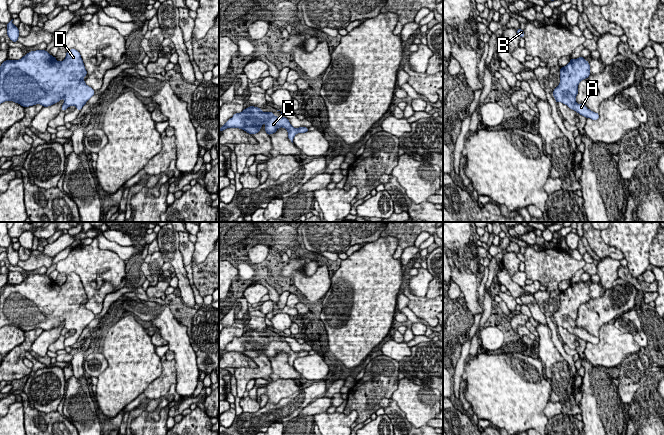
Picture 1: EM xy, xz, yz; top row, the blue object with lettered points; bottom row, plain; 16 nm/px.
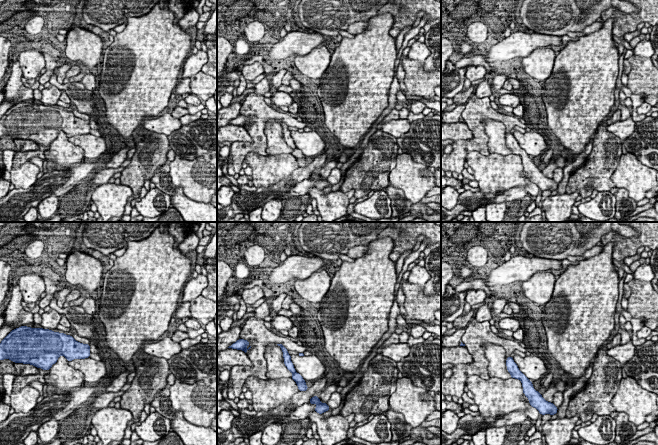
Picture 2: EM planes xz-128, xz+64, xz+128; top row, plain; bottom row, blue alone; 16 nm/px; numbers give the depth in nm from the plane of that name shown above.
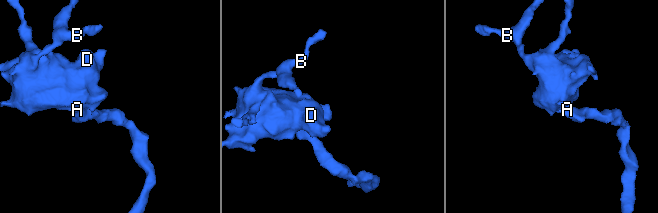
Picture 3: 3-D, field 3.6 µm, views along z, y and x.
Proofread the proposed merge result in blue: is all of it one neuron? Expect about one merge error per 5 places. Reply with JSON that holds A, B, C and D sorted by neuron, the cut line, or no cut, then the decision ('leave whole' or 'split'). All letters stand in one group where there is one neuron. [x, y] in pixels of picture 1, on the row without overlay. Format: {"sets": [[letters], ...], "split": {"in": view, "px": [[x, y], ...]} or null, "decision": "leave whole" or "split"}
{"sets": [["A", "B", "C", "D"]], "split": null, "decision": "leave whole"}

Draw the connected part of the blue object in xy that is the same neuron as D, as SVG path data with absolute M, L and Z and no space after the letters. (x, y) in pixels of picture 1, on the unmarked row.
M76 273L66 276L66 281L61 286L46 274L28 276L20 284L6 284L0 289L0 328L13 325L24 332L36 328L48 331L63 322L61 335L65 335L72 329L80 335L95 318L95 315L83 304L86 299L83 284Z

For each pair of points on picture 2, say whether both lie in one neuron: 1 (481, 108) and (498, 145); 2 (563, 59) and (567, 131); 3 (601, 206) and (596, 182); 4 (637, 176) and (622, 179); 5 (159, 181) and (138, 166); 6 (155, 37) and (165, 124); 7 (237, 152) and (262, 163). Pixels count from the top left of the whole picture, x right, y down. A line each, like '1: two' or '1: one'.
1: two
2: one
3: two
4: one
5: two
6: two
7: two

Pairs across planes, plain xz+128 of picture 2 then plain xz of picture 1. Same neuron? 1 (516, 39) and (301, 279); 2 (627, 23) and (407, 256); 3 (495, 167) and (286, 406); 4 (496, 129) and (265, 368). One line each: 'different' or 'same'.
1: different
2: different
3: different
4: different

